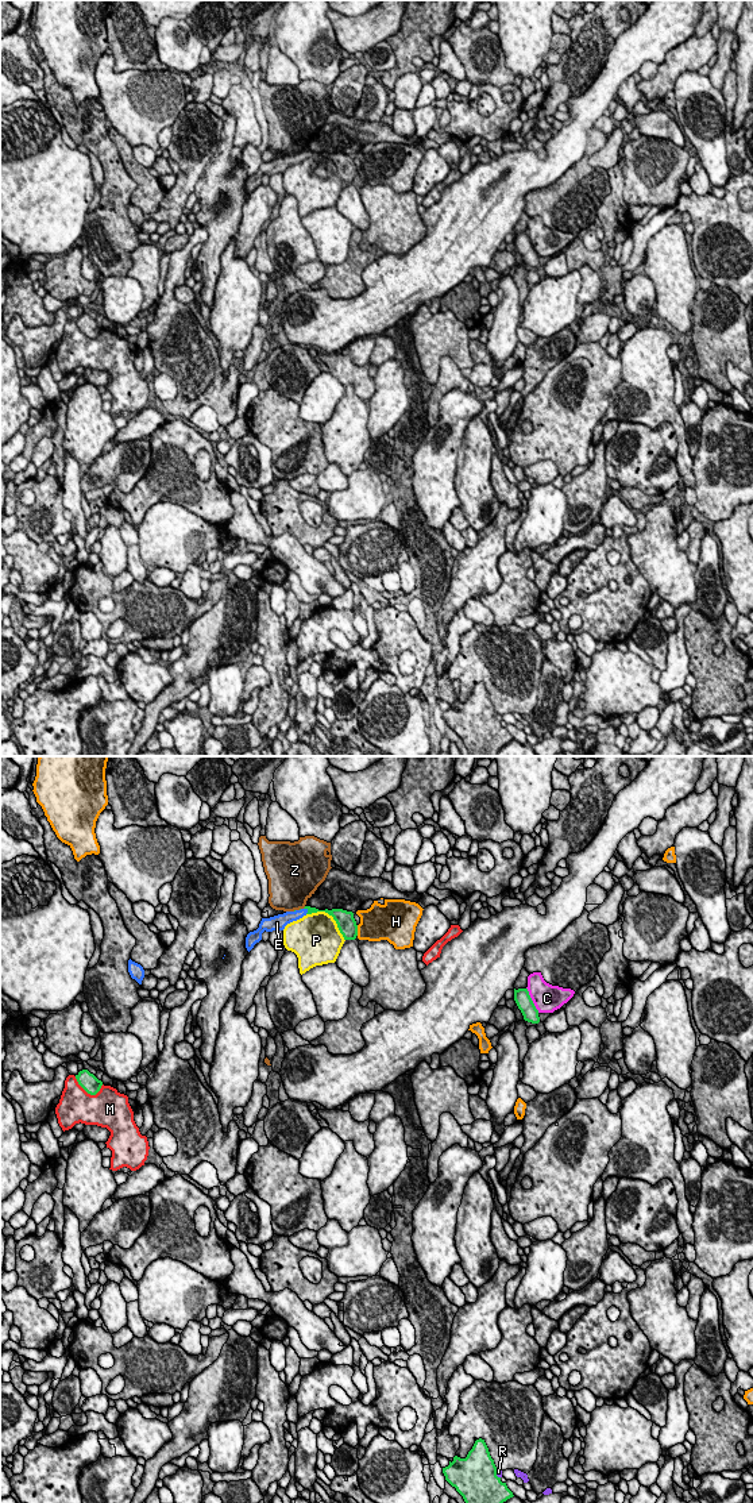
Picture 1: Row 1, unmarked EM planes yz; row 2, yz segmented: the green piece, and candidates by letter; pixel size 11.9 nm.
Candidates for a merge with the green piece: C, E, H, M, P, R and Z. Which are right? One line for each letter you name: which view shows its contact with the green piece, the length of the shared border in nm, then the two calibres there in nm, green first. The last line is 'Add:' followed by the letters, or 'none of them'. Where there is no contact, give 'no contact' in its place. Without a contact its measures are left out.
E: contact in yz; length 90 nm; calibres 70 and 130 nm
Add: E

